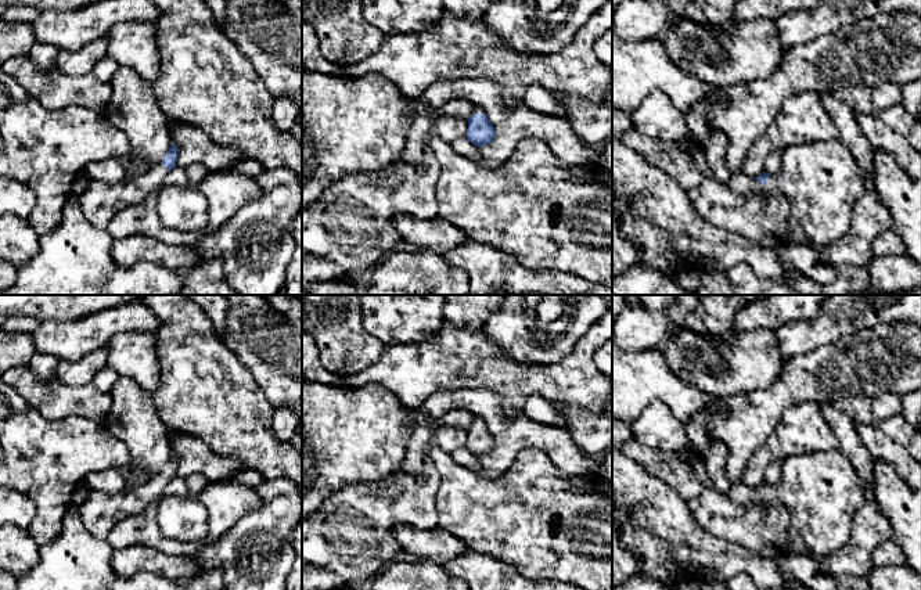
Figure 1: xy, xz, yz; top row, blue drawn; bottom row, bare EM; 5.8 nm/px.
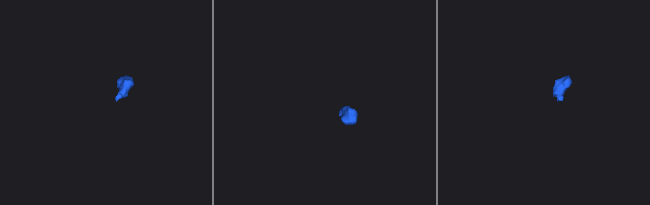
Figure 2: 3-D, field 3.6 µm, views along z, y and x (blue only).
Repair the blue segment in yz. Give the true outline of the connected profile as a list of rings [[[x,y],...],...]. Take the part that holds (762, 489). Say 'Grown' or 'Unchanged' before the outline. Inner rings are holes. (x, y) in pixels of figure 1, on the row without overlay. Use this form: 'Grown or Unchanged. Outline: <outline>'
Grown. Outline: [[[839,449],[781,458],[781,475],[776,483],[752,488],[740,481],[731,485],[728,496],[744,507],[785,507],[791,517],[785,553],[806,554],[817,561],[849,542],[853,517],[866,499],[852,464]]]

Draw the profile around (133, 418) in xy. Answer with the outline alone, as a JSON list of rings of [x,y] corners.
[[[119,375],[112,389],[111,411],[102,421],[109,433],[127,449],[127,468],[114,467],[91,472],[84,483],[102,493],[127,492],[127,471],[136,470],[148,476],[159,474],[172,457],[169,429],[161,421],[152,395],[134,379]]]

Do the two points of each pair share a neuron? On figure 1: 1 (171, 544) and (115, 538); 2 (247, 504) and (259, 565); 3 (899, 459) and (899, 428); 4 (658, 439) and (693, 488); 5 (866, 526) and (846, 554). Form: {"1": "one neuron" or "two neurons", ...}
{"1": "one neuron", "2": "two neurons", "3": "two neurons", "4": "two neurons", "5": "one neuron"}

